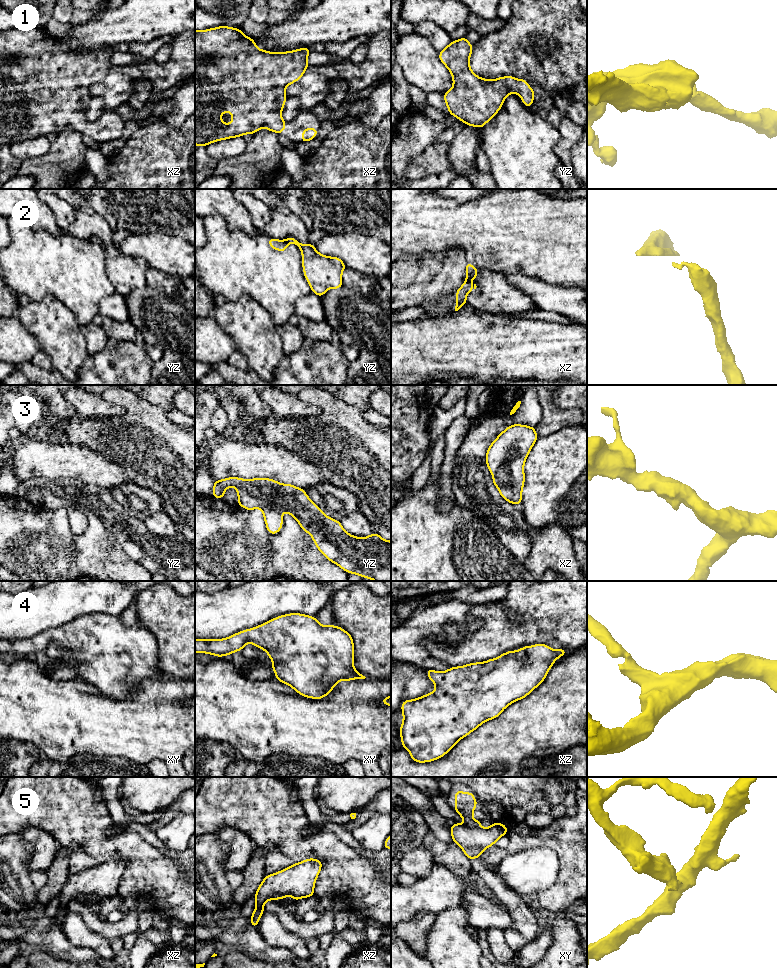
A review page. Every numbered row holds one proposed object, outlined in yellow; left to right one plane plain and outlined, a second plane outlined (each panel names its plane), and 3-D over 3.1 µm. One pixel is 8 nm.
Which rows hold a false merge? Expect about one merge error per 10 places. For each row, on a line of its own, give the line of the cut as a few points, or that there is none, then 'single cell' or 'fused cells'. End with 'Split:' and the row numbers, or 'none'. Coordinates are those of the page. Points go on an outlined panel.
1: cut none; single cell
2: cut xz (466, 280), (470, 282); fused cells
3: cut none; single cell
4: cut none; single cell
5: cut xy (467, 824), (479, 826); fused cells
Split: 2, 5

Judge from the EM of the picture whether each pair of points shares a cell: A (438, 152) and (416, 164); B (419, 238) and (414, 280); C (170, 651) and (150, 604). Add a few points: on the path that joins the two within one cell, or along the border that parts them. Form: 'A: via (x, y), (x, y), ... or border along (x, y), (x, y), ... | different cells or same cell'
A: via (433, 157), (426, 164), (421, 164) | same cell
B: border along (440, 252), (401, 258) | different cells
C: via (170, 639), (170, 624), (162, 616) | same cell

